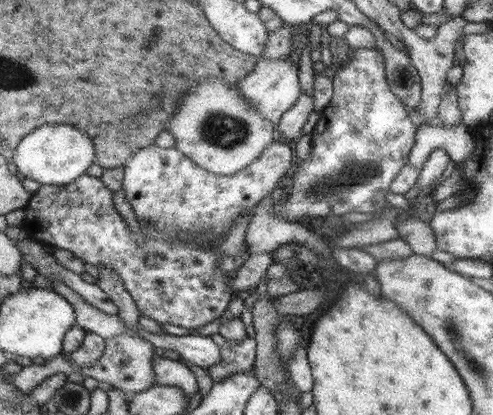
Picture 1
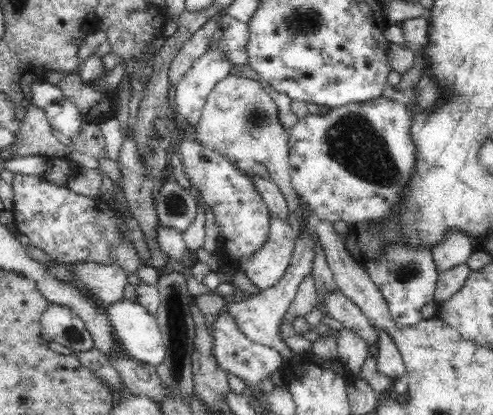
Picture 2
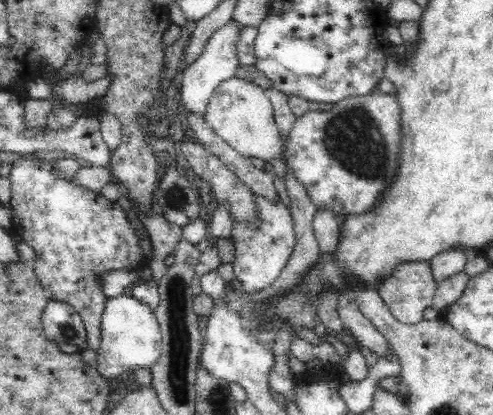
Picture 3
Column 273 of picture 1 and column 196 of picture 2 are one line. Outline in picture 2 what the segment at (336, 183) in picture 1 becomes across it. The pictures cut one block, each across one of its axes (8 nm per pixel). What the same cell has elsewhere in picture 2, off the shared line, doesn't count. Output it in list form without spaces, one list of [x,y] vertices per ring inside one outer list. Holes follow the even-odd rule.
[[[170,178],[166,186],[158,190],[154,200],[156,200],[160,224],[168,228],[176,228],[180,230],[180,234],[196,220],[200,210],[192,192],[180,186],[174,178]]]

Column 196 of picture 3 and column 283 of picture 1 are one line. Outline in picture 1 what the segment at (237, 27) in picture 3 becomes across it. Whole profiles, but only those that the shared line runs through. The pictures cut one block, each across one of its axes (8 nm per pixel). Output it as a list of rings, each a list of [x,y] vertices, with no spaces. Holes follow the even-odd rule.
[[[289,56],[285,60],[263,60],[263,58],[257,58],[255,70],[249,76],[245,76],[243,80],[237,82],[237,90],[251,104],[251,108],[255,108],[269,122],[277,124],[281,120],[281,116],[295,106],[295,102],[299,100],[299,96],[303,92],[299,88],[299,82],[297,82],[297,68],[299,66],[293,64],[289,60]]]

